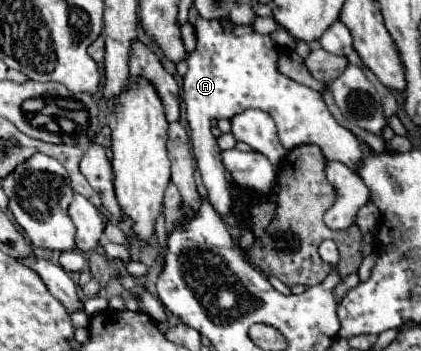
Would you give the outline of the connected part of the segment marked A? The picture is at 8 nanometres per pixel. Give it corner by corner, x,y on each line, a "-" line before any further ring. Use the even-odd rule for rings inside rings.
201,17
195,23
195,35
197,35
197,47
193,53
187,55
187,63
189,63
189,71
183,77
183,89
185,89
185,105
187,105
187,121
191,127
191,143
193,143
193,153
197,159
197,167
201,171
201,179
203,185
207,187
209,193
209,201
213,205
213,209
219,215
229,215
231,213
231,195
229,195
229,185
227,185
227,177
225,177
225,167
221,165
221,157
219,157
219,145
215,141
215,137
211,135
211,121
213,119
231,119
235,113
243,111
243,109
263,109
267,111
275,121
277,121
277,129
279,129
279,139
281,145
285,149
295,149
299,145
319,145
321,151
325,153
325,157
329,161
341,161
343,165
347,165
349,169
359,169
359,165
371,155
371,147
367,143
363,143
359,137
355,137
349,129
341,127
333,115
329,113
321,93
299,85
297,81
281,75
277,71
277,57
279,57
279,47
269,39
269,35
257,35
251,31
251,27
235,27
233,33
225,33
219,25
219,21
201,21

